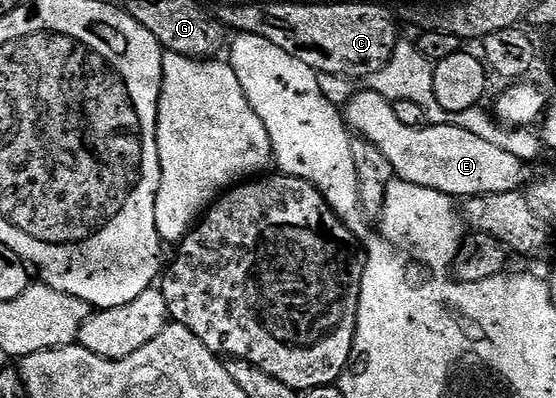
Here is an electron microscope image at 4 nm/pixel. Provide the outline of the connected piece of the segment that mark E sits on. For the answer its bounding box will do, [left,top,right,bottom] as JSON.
[343,91,526,199]

